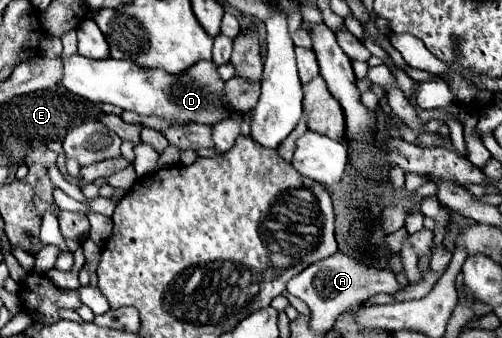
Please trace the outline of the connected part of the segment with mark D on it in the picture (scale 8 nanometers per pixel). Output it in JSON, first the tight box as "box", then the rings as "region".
{"box":[64,54,250,134],"region":[[[74,54],[72,58],[66,58],[64,60],[64,88],[82,96],[82,98],[88,98],[92,102],[108,102],[108,104],[114,104],[122,110],[132,110],[136,114],[144,114],[144,116],[158,116],[158,118],[164,118],[168,122],[202,122],[202,124],[216,124],[220,120],[226,120],[226,118],[234,118],[240,122],[240,134],[248,134],[250,126],[246,126],[246,120],[244,120],[244,114],[238,114],[238,112],[230,112],[226,106],[224,106],[224,100],[222,100],[222,90],[224,90],[224,80],[220,78],[218,74],[218,68],[212,60],[200,60],[196,62],[188,72],[182,72],[178,74],[178,78],[174,74],[168,74],[164,70],[152,70],[152,68],[140,68],[136,62],[130,62],[130,60],[114,60],[114,58],[106,58],[106,60],[90,60],[90,58],[84,58],[80,54]]]}

